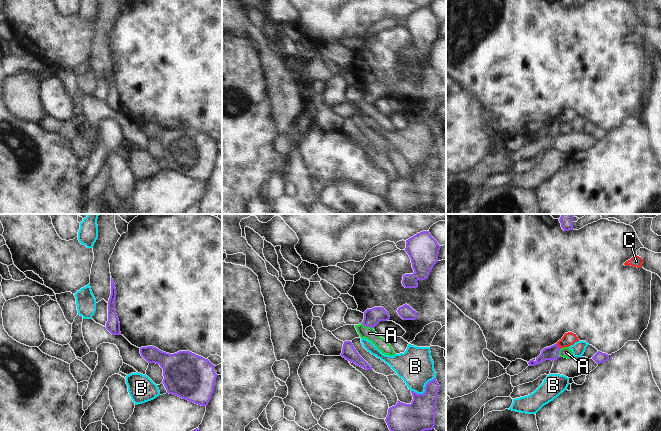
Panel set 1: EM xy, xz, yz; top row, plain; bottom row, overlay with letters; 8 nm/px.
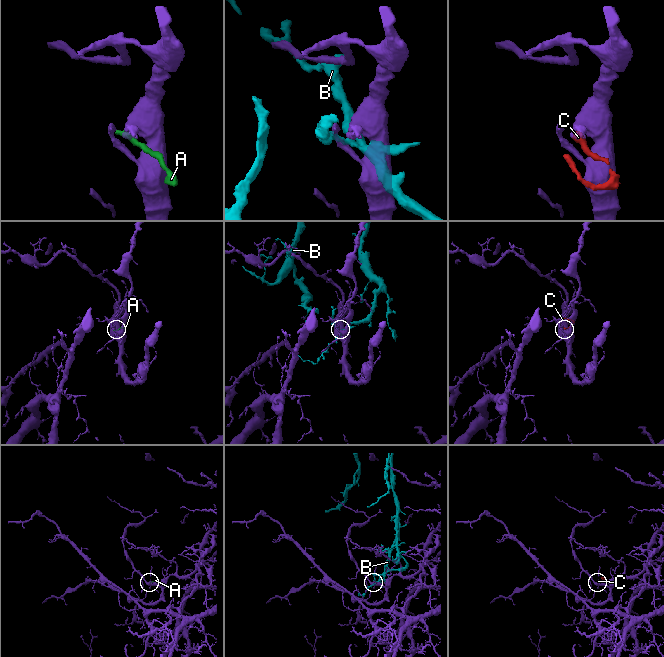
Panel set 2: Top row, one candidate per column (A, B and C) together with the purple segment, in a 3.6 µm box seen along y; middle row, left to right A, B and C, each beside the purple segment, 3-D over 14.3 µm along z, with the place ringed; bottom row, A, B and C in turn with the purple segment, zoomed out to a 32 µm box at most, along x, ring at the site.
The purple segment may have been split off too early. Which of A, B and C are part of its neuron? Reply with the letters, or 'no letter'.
no letter

